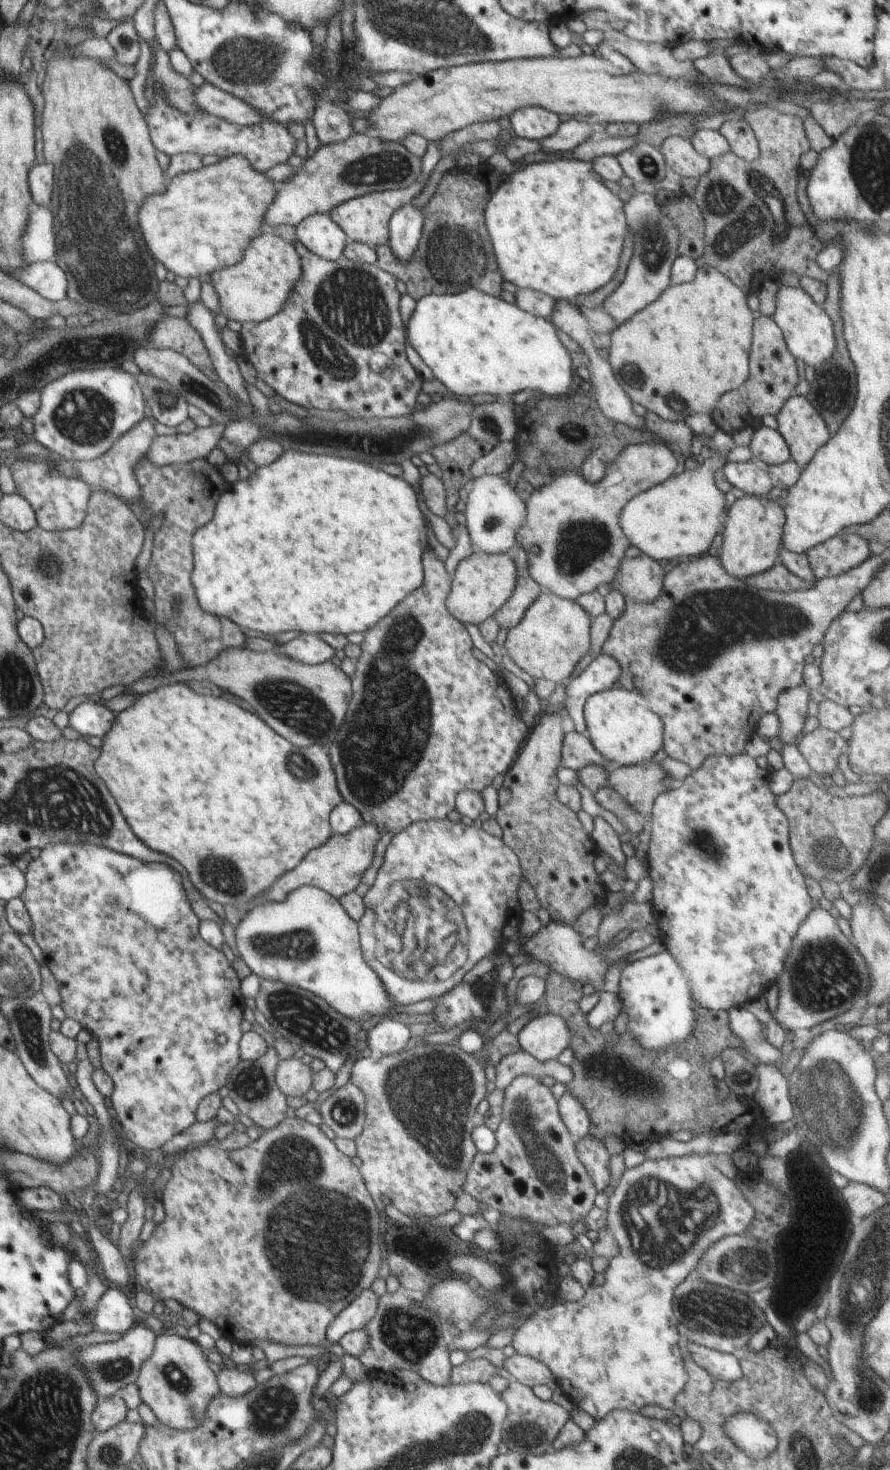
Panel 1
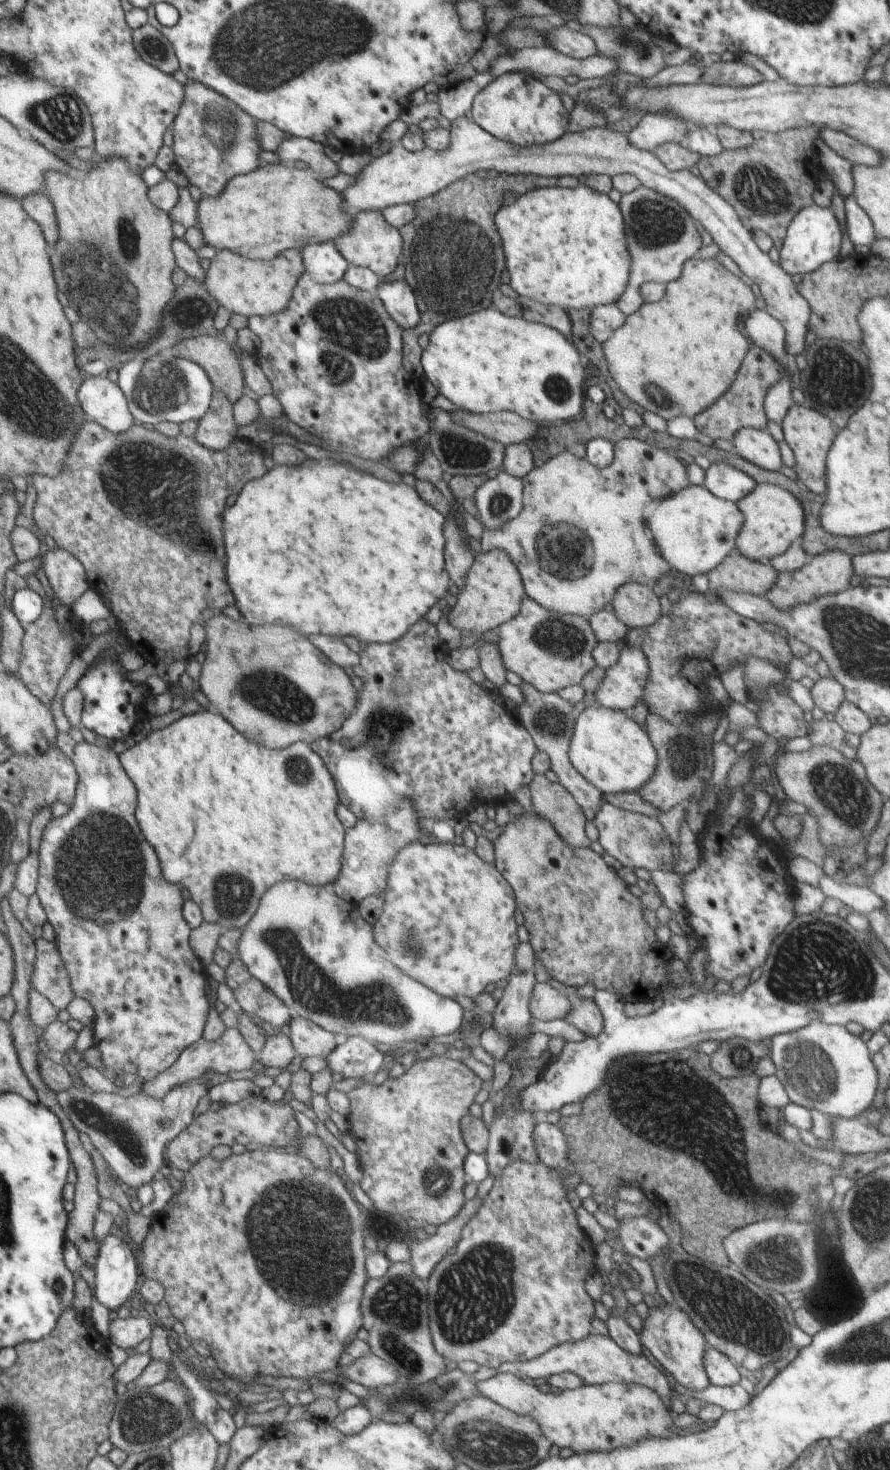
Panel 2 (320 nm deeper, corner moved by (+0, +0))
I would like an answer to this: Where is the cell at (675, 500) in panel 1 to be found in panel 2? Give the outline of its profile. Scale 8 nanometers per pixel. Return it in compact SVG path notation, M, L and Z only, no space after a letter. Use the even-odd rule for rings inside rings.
M690 485L674 495L670 495L654 504L648 518L647 528L666 562L687 580L696 574L708 574L716 568L735 548L738 533L743 525L743 514L736 503L714 496L703 485Z

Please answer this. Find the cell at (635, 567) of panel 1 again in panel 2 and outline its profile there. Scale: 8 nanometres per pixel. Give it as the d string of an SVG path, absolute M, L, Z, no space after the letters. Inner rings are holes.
M630 583L618 588L611 606L629 629L648 628L661 616L660 599L651 588Z

